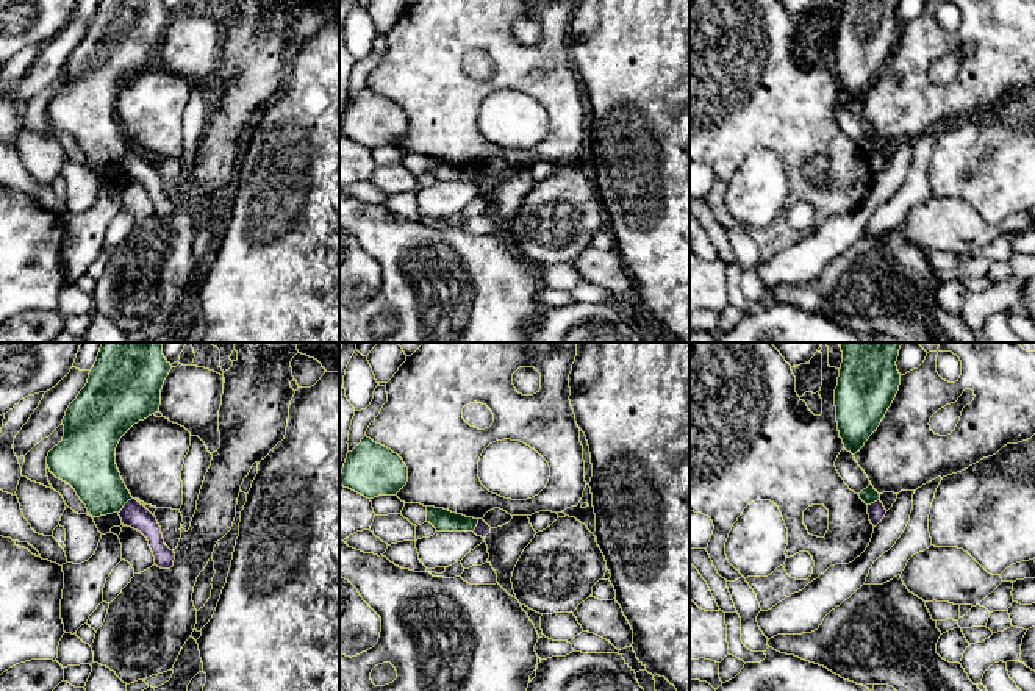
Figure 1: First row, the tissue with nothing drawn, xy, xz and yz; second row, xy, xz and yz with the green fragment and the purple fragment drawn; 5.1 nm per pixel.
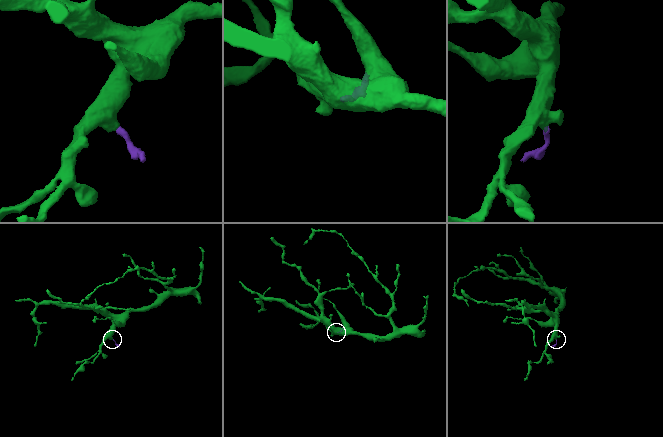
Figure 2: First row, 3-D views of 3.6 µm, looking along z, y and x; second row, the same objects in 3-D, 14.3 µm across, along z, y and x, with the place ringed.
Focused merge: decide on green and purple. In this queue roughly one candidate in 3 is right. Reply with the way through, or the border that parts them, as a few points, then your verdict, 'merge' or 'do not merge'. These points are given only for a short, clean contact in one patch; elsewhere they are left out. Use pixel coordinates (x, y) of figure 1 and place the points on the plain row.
border xy (132, 147), (119, 163); do not merge

